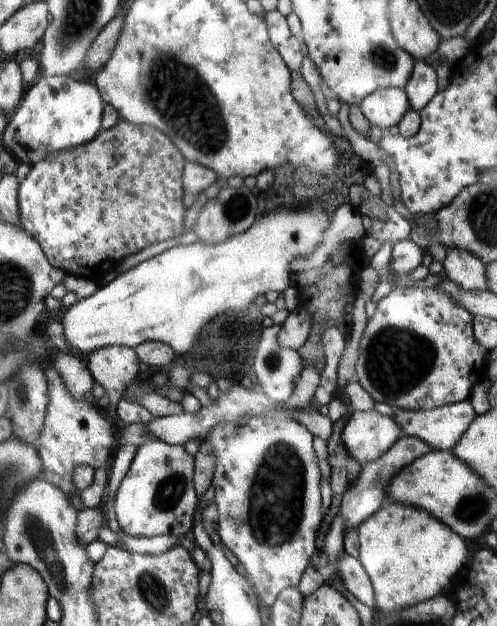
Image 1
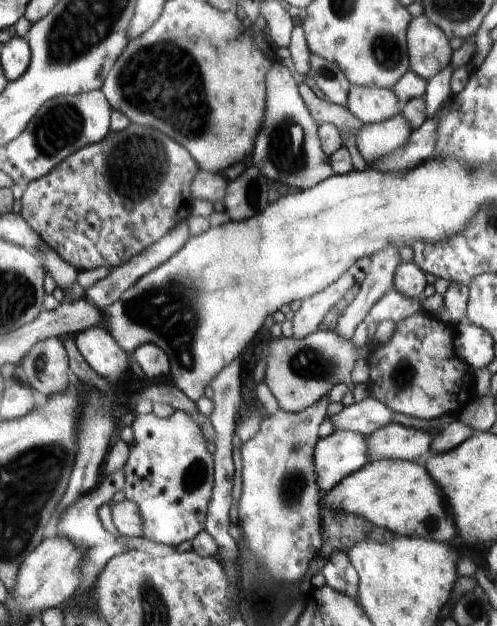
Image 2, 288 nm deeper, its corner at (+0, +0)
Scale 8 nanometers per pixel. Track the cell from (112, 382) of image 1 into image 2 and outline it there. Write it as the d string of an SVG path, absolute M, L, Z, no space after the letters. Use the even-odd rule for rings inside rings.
M97 326L85 330L77 336L77 346L83 352L87 364L111 382L117 382L129 368L129 352L119 344L119 340L105 328Z

